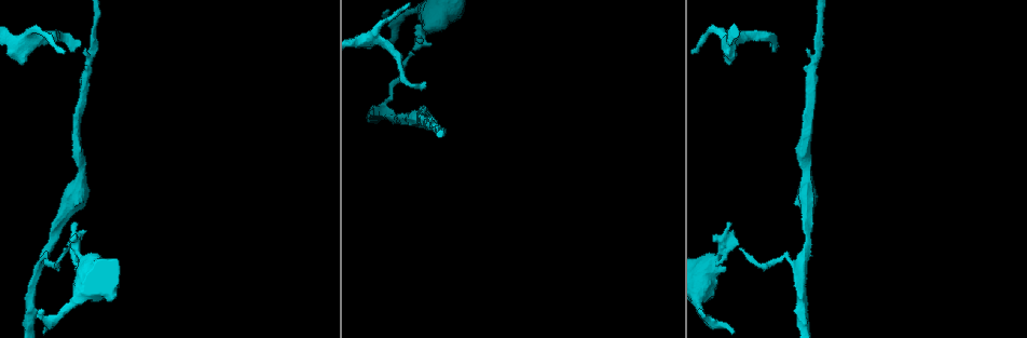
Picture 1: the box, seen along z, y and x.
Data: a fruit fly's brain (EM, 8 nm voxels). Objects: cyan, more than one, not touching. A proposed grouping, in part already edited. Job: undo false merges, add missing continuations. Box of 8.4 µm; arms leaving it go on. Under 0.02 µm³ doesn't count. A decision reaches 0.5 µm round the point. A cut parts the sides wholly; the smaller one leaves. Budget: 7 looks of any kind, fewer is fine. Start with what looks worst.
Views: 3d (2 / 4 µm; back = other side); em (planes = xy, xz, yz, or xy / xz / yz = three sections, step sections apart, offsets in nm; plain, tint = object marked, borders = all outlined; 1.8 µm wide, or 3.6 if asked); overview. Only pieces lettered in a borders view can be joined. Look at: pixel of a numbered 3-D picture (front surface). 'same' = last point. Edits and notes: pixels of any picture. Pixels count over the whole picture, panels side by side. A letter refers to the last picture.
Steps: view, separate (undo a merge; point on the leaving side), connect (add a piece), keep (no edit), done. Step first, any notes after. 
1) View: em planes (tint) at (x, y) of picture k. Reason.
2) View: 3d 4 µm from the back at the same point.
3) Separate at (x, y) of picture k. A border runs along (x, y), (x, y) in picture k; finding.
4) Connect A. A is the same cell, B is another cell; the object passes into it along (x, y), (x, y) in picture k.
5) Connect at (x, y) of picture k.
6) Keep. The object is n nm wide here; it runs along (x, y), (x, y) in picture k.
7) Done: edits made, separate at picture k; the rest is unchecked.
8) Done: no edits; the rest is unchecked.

View: 3d 4 µm at (422, 83) of picture 1. Branch stops here.

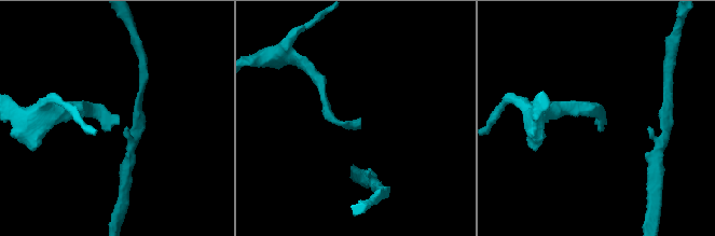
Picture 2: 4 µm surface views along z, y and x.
View: em planes (borders) at (119, 123) of picture 2. Shape alone is not enough.

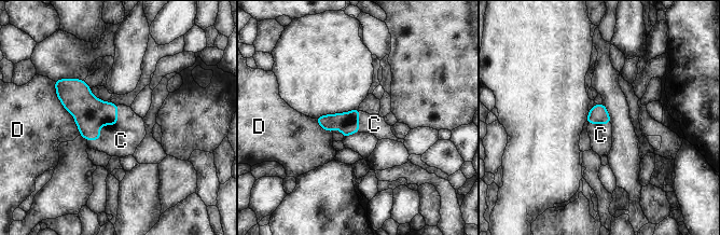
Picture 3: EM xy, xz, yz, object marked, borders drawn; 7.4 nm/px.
Connect C. The object is 140 nm wide here; C is the same cell, D is another cell; the object passes into it along (90, 113), (105, 124), (121, 140) in picture 3; it goes on there.

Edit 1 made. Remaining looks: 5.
View: 3d 4 µm at (421, 43) of picture 1. Free end.

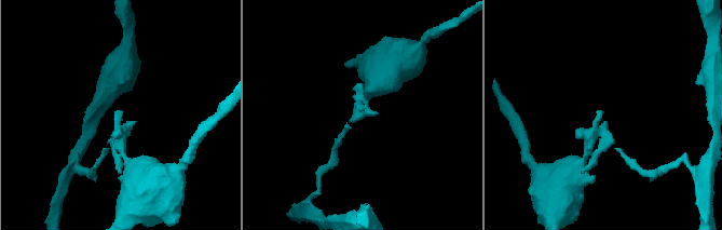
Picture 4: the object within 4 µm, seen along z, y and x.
View: em yz step 16 (tint) at (602, 113) of picture 4.

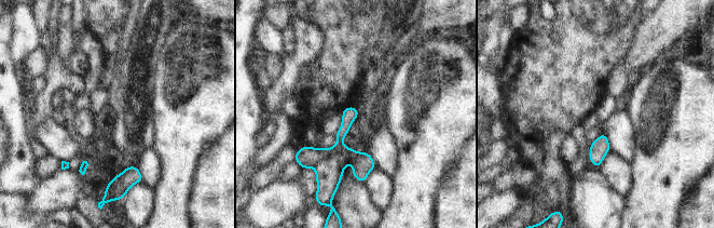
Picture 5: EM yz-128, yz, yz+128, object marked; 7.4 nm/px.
View: em planes (borders) at the same point. Another direction.

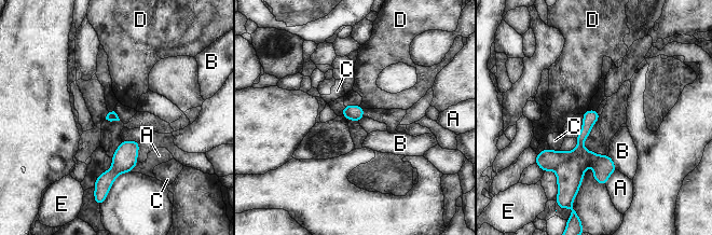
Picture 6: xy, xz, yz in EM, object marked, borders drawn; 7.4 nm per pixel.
Separate at (547, 160) of picture 6. A, B, C, D and E are other cells; a border runs along (573, 151), (573, 154), (555, 169) in picture 6; two cells meet here.

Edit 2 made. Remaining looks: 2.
Done: edits made, connect at picture 3, separate at picture 6; the rest is unchecked.

